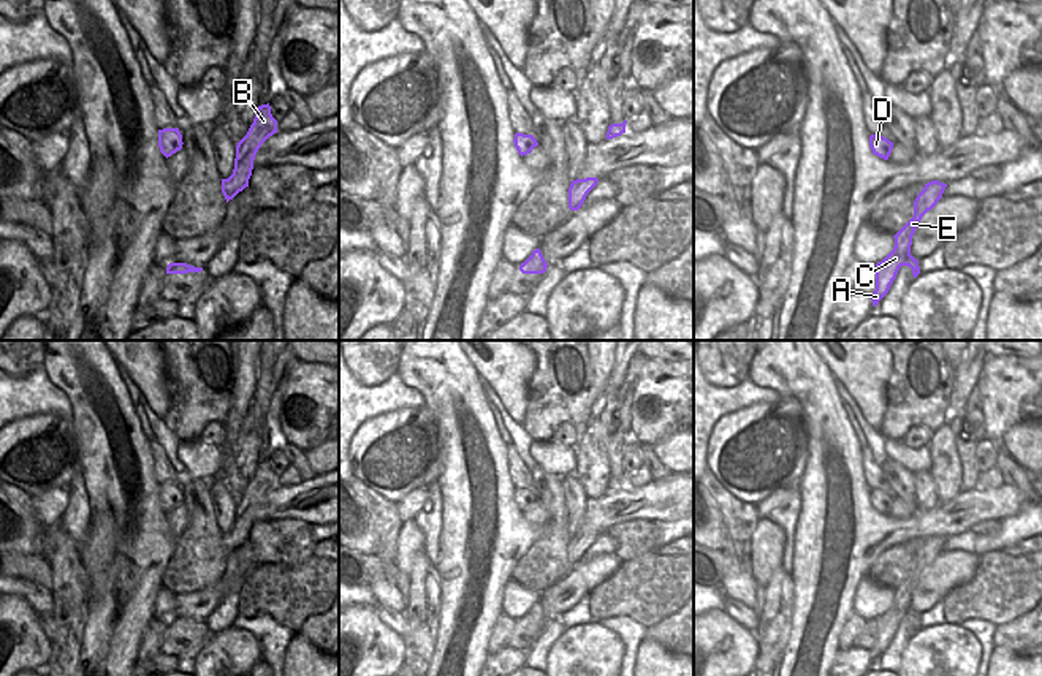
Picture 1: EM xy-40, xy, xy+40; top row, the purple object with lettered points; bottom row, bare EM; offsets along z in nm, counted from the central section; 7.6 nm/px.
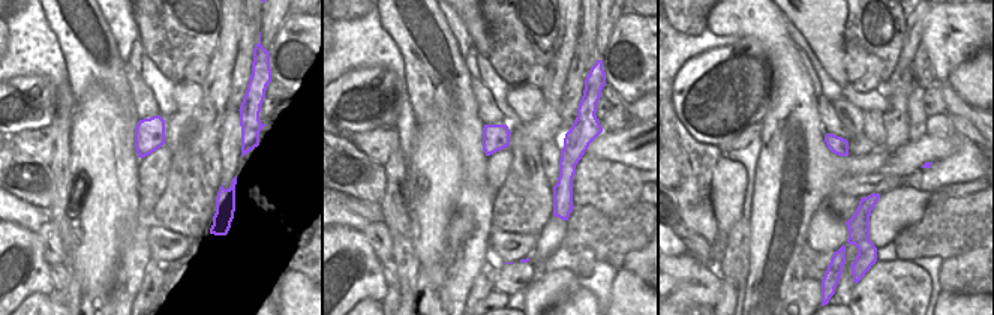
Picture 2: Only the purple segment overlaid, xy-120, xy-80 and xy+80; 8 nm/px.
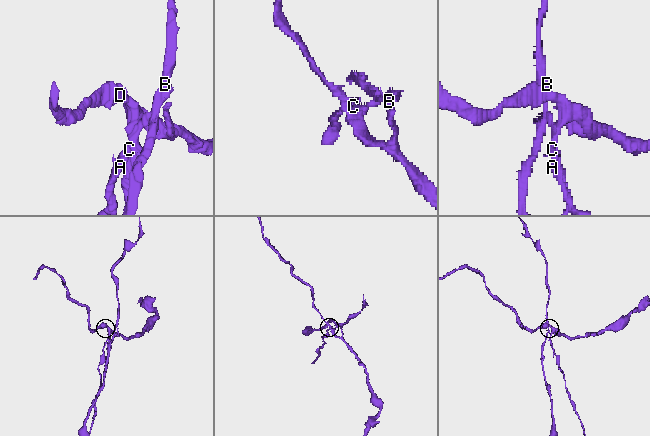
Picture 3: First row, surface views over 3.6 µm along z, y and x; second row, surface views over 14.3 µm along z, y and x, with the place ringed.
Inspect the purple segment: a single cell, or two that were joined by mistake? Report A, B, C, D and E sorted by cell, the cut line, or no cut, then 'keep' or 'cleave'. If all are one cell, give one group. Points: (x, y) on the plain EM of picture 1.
A C D E / B; cut in xy-40 along (222, 534), (231, 539), (233, 551); cleave

